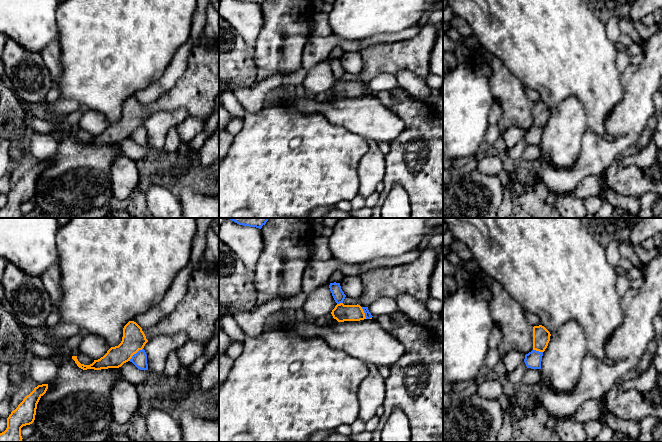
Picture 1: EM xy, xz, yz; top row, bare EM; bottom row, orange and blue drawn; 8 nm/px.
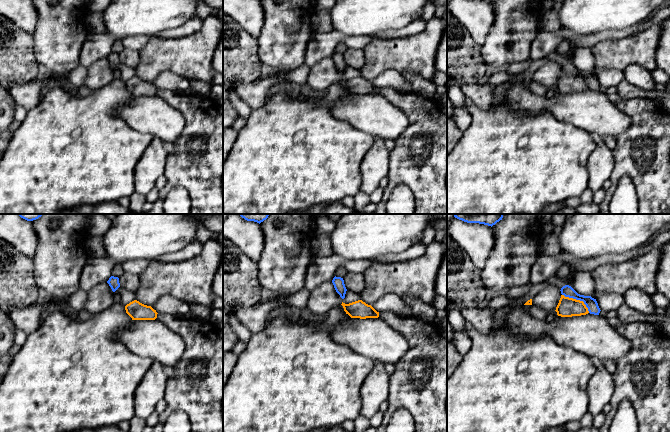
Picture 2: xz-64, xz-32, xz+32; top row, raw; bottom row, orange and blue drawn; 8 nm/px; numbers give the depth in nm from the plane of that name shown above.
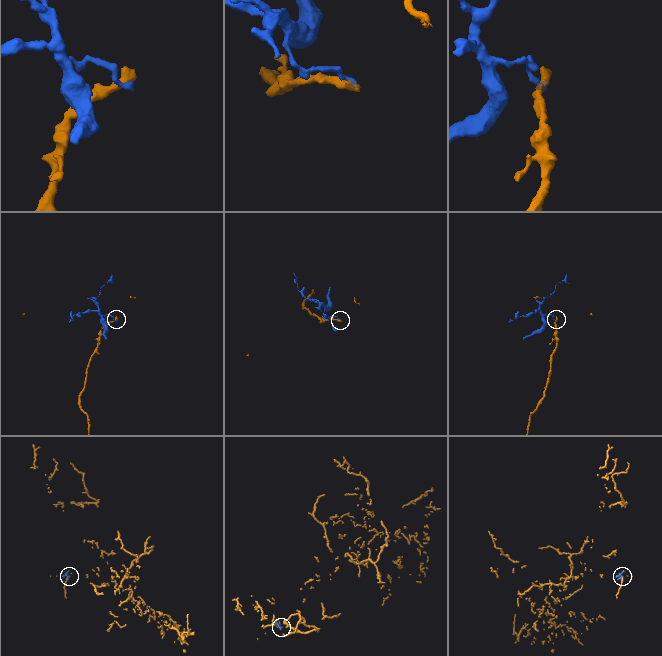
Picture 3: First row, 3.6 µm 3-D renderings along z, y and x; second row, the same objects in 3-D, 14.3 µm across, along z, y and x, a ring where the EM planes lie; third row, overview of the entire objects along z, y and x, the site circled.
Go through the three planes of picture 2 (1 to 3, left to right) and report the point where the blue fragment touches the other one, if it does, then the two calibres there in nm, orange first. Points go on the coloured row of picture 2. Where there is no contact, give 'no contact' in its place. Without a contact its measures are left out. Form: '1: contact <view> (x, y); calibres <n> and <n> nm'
1: no contact
2: no contact
3: contact xz+32 (578, 300); calibres 160 and 90 nm

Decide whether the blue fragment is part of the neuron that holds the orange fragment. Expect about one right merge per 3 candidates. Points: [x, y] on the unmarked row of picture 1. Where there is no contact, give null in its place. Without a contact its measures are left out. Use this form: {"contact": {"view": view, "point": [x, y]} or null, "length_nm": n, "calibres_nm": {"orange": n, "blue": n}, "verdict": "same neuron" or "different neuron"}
{"contact": {"view": "xy", "point": [135, 129]}, "length_nm": 150, "calibres_nm": {"orange": 190, "blue": 120}, "verdict": "different neuron"}

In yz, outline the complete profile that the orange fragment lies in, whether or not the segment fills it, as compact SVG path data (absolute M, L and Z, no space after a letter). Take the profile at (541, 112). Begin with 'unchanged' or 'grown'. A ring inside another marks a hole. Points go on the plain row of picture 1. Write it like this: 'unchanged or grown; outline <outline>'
unchanged; outline M542 101L533 103L533 126L544 128L550 117L550 108Z

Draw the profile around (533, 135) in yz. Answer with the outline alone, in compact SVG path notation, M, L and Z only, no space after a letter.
M532 126L528 130L526 130L524 138L527 144L541 145L542 132L543 132L543 128L539 128L536 126Z

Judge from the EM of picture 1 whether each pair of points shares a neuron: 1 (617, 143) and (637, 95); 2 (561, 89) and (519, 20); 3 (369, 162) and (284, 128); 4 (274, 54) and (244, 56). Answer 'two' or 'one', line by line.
1: one
2: one
3: two
4: two

